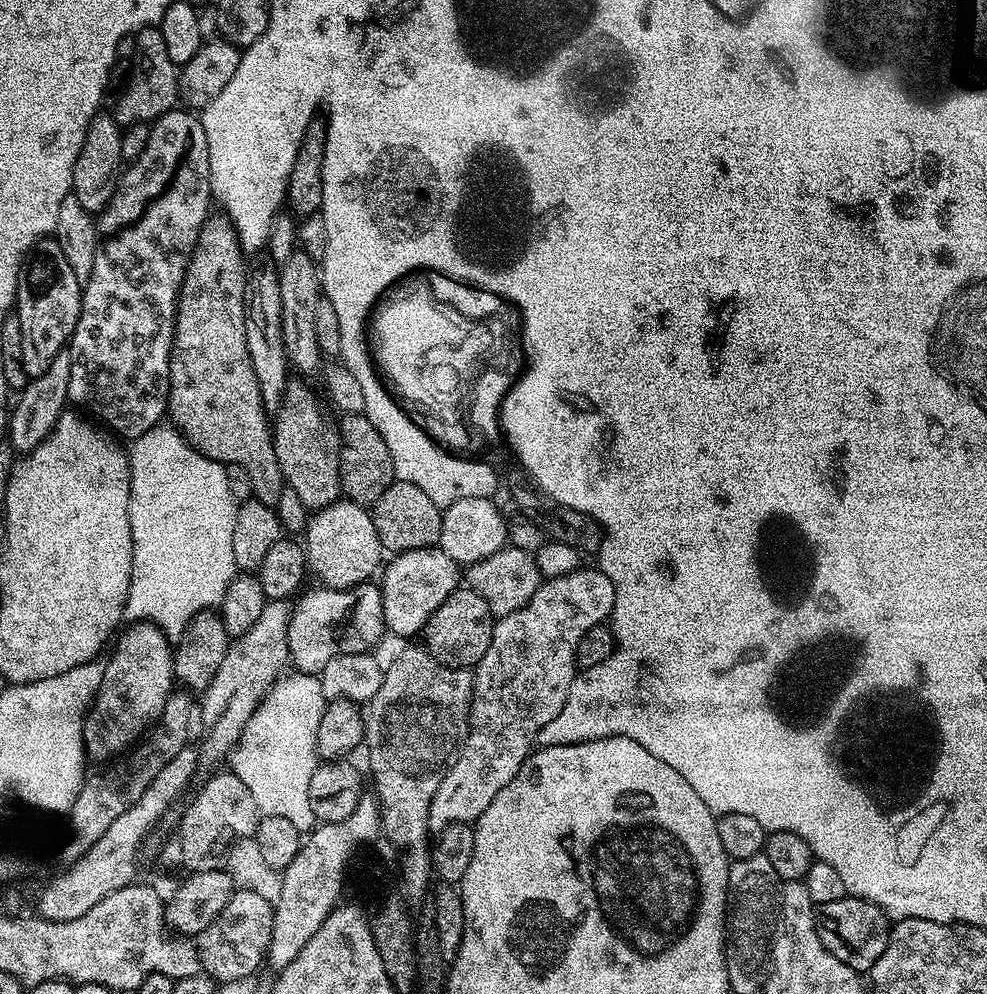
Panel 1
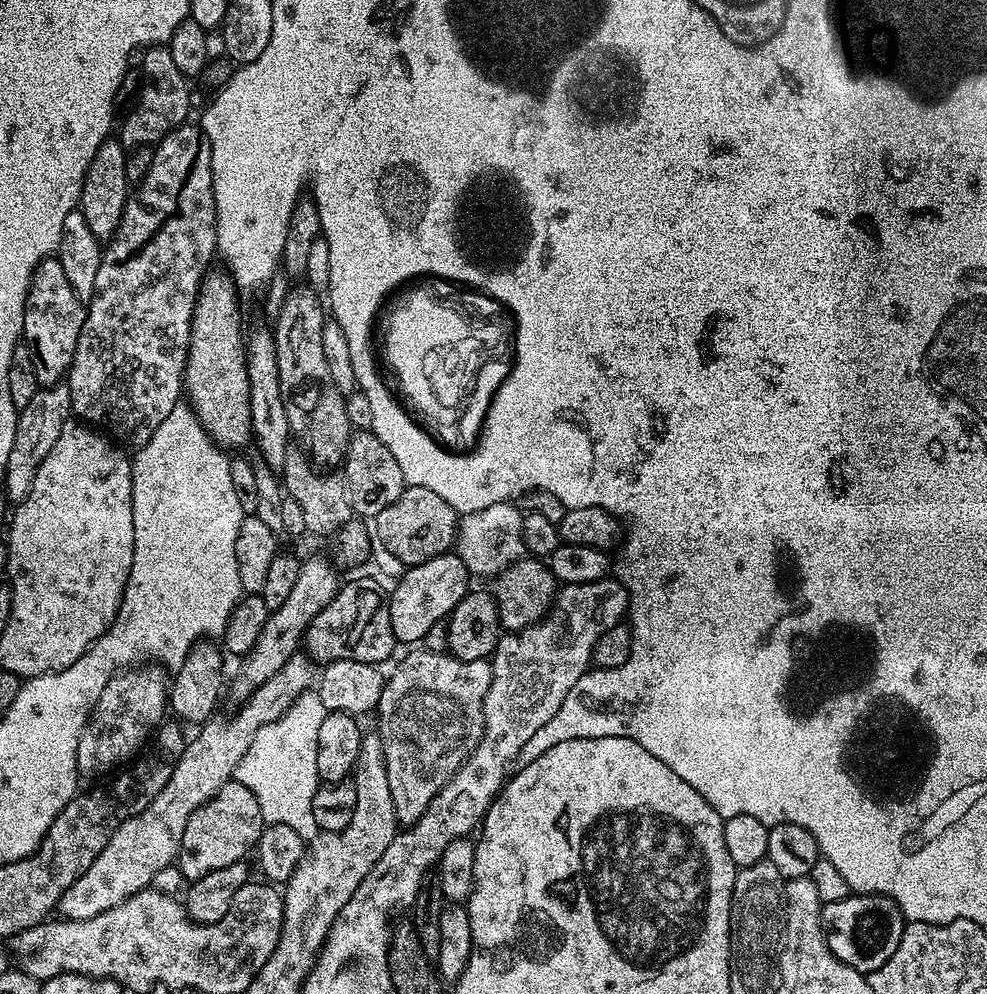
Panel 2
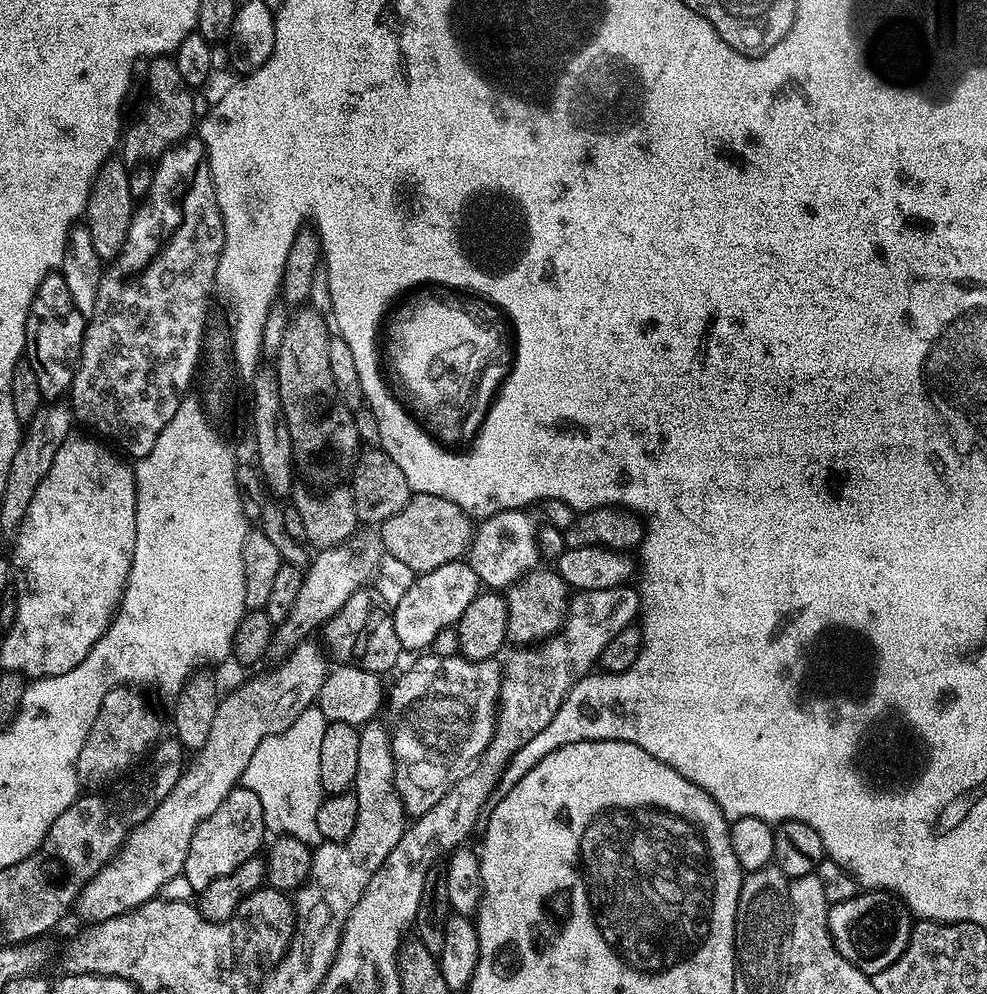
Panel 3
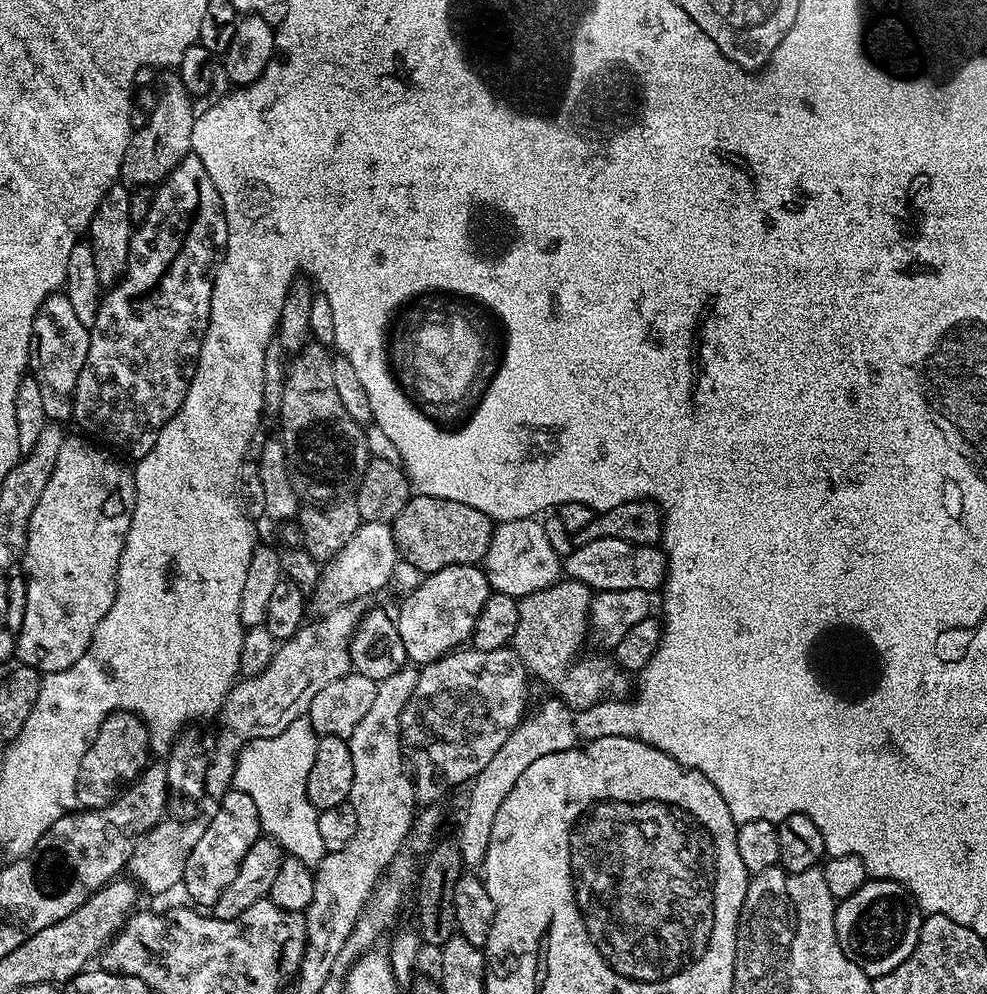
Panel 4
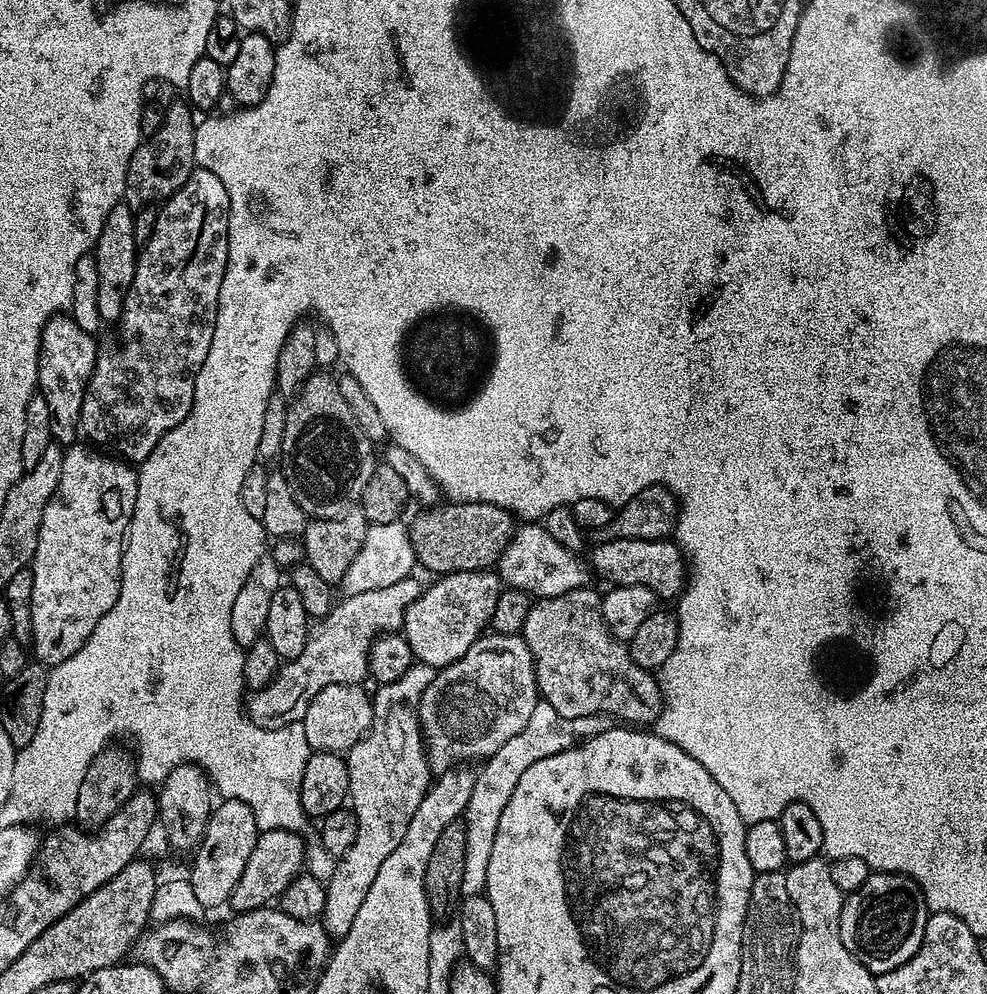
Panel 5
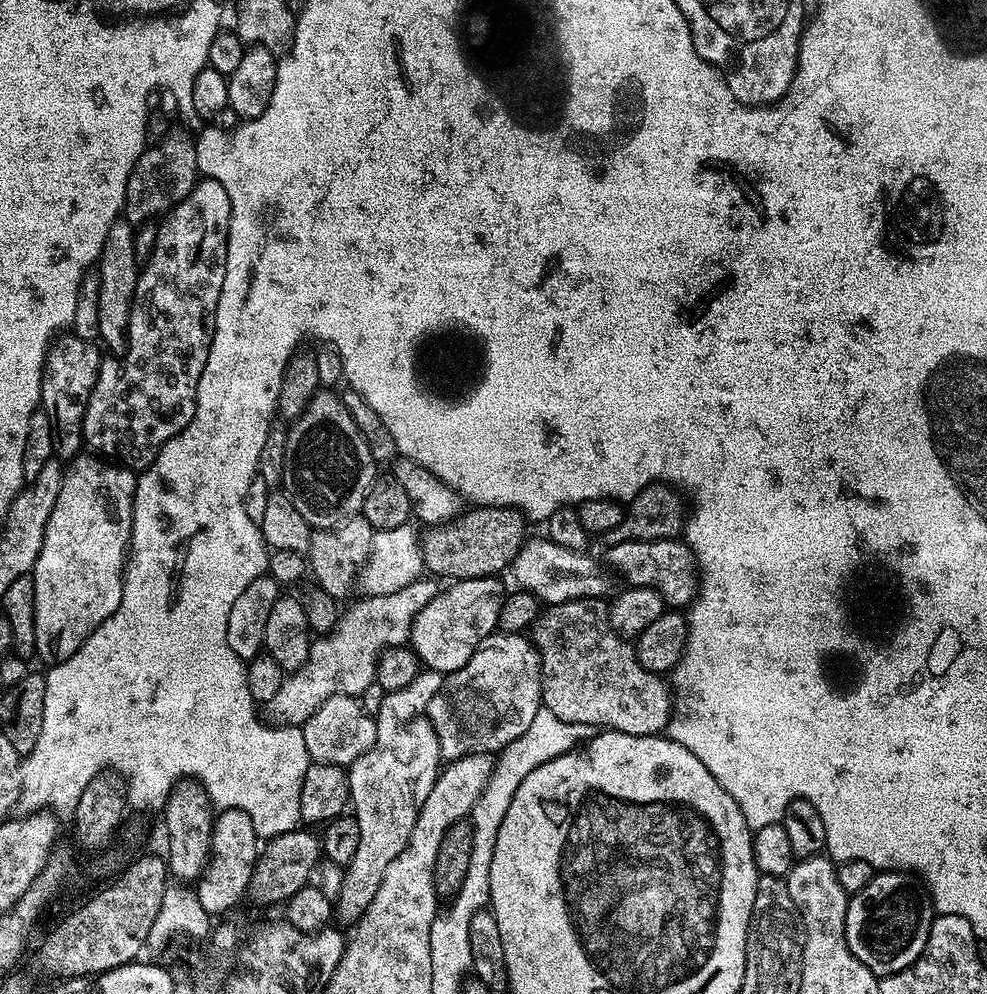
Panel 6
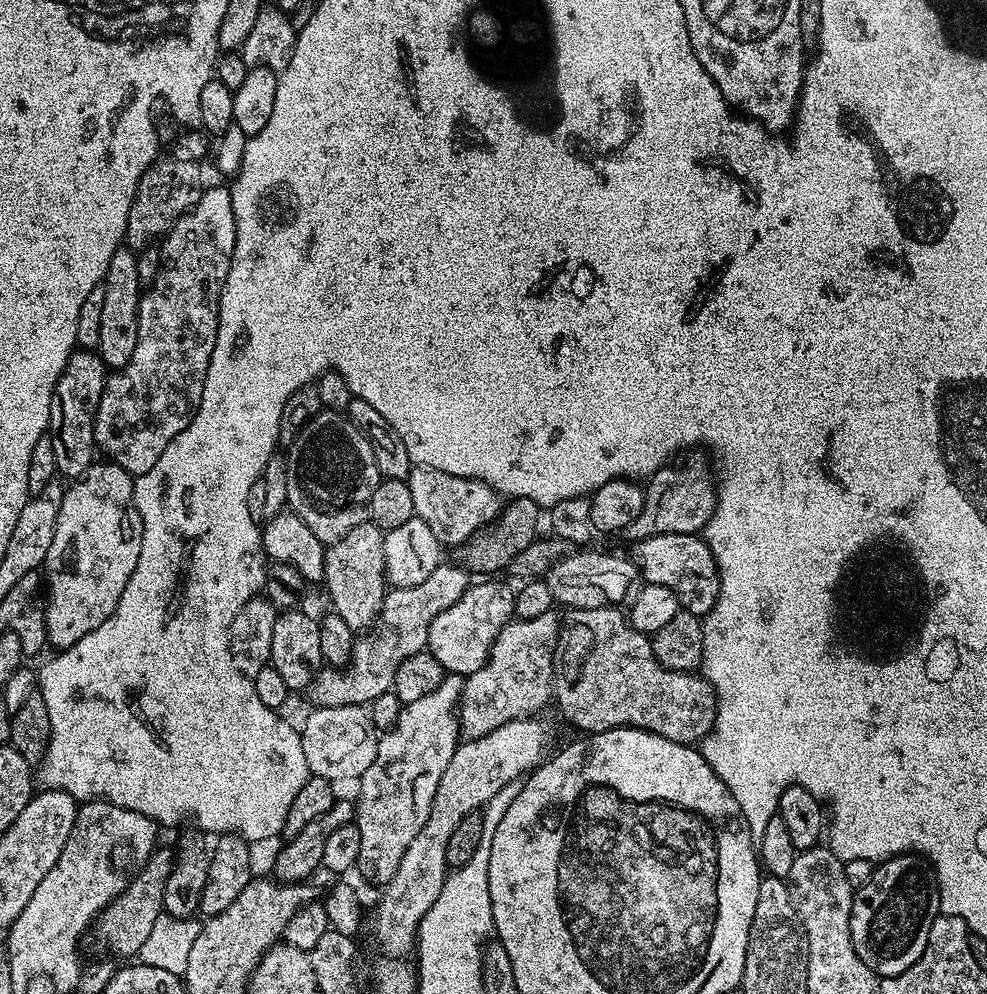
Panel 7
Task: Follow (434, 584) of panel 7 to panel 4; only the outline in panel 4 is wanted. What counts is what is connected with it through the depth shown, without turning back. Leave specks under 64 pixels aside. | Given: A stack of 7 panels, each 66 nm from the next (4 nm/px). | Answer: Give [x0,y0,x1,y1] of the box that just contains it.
[204,600,365,798]

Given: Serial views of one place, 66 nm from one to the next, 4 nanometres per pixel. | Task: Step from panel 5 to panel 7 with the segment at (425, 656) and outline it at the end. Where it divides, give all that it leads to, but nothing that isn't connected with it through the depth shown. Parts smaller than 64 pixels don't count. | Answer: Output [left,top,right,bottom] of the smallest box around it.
[427,578,516,678]

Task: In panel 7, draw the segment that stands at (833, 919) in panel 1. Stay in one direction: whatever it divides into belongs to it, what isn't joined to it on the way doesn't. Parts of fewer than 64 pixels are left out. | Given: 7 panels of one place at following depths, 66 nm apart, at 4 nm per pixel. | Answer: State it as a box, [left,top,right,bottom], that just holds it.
[850,854,940,977]

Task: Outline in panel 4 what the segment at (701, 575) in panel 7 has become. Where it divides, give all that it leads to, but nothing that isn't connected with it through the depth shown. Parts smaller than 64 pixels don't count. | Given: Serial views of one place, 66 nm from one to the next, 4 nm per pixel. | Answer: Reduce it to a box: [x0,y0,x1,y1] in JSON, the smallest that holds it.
[562,538,668,594]

